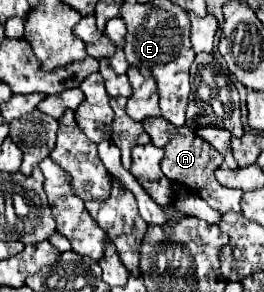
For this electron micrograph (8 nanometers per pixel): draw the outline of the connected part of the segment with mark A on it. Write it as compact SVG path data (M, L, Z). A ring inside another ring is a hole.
M145 117L141 123L143 123L145 131L149 133L151 143L157 145L157 147L161 147L165 151L165 157L161 161L161 171L165 173L167 179L171 179L175 183L181 183L181 185L185 185L189 189L195 189L193 193L201 195L219 213L227 213L227 211L241 213L239 201L241 201L243 193L241 191L231 191L231 189L227 189L227 187L223 187L223 185L217 183L213 171L217 167L221 167L223 157L209 143L205 143L197 135L193 135L191 129L167 123L167 119L163 119L163 117Z

